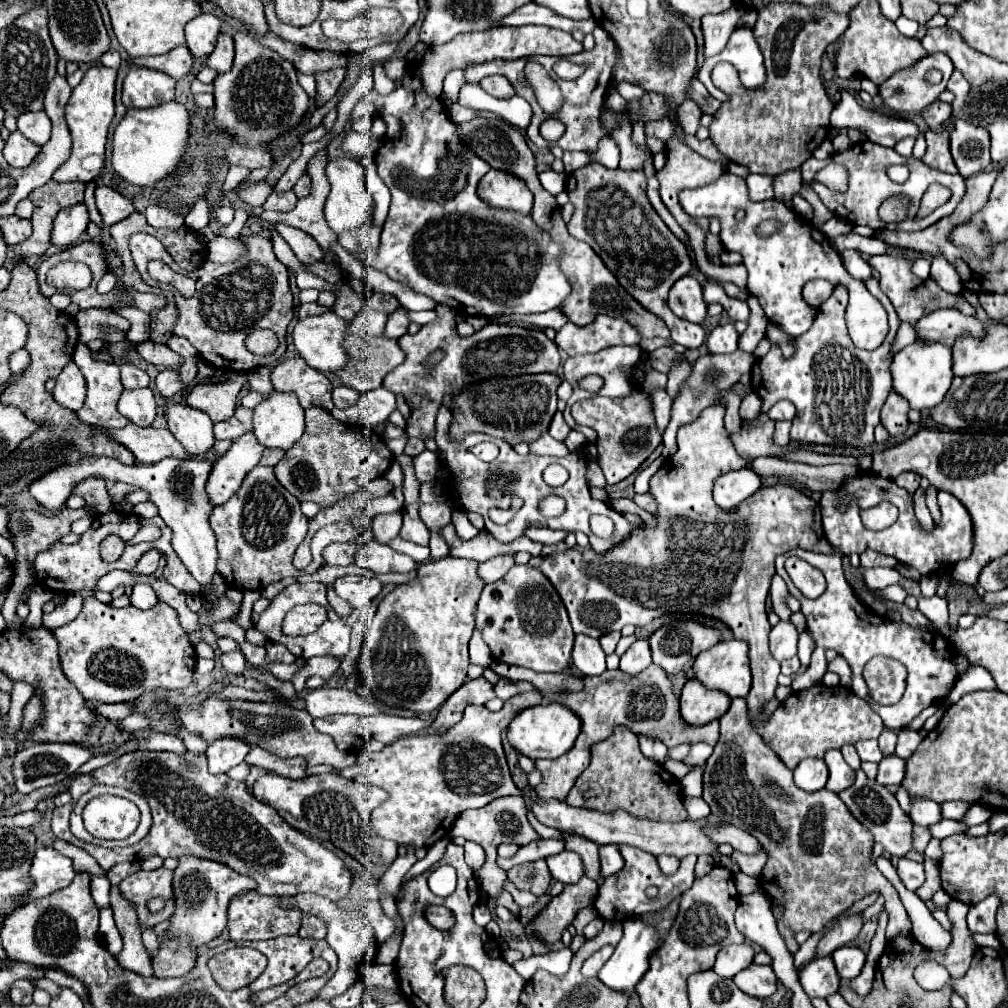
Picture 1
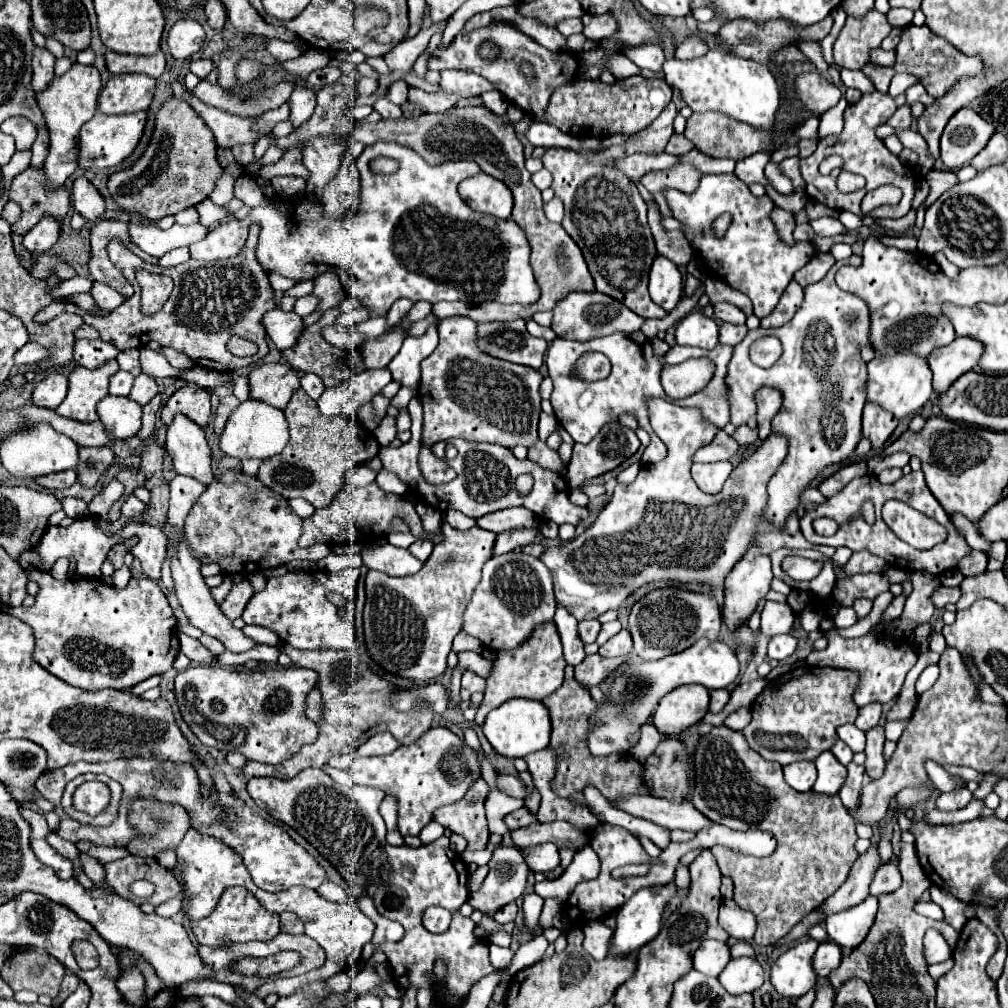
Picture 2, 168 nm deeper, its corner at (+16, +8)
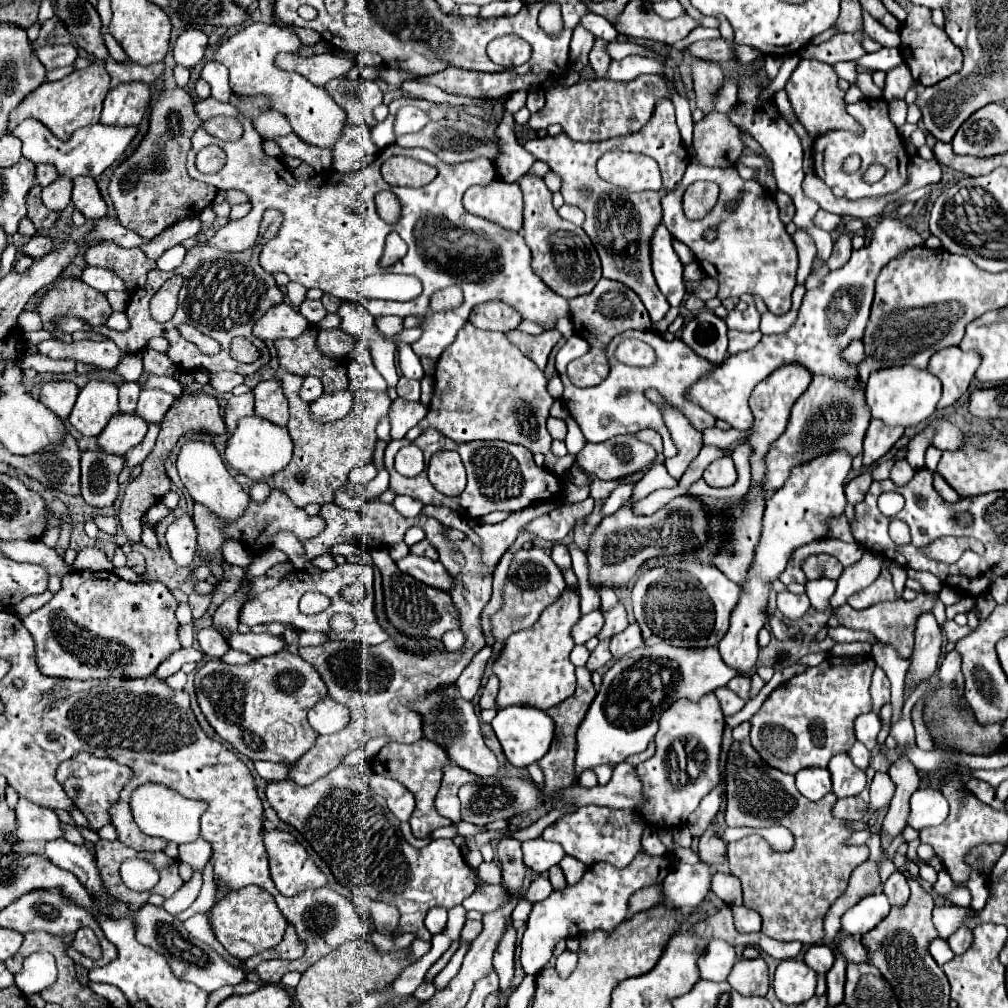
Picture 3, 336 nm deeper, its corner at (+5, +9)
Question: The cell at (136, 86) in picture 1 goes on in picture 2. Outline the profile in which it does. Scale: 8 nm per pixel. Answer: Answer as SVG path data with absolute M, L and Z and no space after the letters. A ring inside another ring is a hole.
M142 73L112 75L100 93L98 109L102 113L134 113L148 109L154 97L156 79Z

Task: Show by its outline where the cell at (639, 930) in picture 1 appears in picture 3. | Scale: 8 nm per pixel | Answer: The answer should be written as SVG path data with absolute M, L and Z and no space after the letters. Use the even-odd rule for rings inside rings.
M701 860L697 864L677 864L663 882L663 904L679 910L697 908L711 888L711 878L711 866Z

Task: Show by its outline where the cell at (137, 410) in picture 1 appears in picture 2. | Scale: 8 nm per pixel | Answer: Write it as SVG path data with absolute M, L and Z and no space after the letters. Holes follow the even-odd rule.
M106 395L98 403L98 415L116 439L128 439L142 427L142 407L130 397Z

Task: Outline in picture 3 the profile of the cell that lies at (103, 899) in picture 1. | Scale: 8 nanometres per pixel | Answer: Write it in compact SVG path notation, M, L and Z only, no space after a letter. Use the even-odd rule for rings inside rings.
M19 796L17 802L17 830L9 835L11 840L20 841L13 849L24 854L38 854L45 857L45 844L61 838L61 820L45 806L39 806Z

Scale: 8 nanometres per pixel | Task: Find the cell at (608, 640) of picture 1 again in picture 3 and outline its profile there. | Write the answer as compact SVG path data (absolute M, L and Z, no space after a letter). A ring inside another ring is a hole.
M591 612L587 616L581 616L579 622L571 628L571 638L575 644L585 644L589 638L593 638L603 626L603 616L601 612Z

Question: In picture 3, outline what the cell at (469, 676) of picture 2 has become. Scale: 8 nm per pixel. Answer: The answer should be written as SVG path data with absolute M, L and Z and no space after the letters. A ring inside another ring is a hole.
M491 676L489 682L485 684L483 692L481 692L481 702L479 702L479 706L481 706L481 708L497 708L497 704L495 704L497 692L499 692L499 680L497 680L495 676Z

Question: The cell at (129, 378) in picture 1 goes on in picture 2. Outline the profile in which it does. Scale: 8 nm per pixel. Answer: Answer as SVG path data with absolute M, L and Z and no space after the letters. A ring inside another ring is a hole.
M116 371L110 377L110 395L128 395L132 389L134 377L126 371Z

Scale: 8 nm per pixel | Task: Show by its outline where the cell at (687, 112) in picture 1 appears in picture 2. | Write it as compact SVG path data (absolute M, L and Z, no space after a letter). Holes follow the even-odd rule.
M670 101L666 109L634 139L629 139L618 147L596 153L590 161L582 159L572 149L548 149L542 157L544 167L552 173L552 189L564 201L562 227L582 249L588 269L594 277L596 291L610 295L624 303L628 309L640 317L662 319L668 313L658 307L648 295L648 273L658 257L656 243L646 219L646 203L634 183L624 173L618 173L608 165L612 159L622 159L634 153L661 153L670 139L672 121L678 115L676 105Z

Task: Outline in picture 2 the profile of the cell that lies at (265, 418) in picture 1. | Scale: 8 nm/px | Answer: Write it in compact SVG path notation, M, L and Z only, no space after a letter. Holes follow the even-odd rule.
M248 399L238 405L238 409L230 415L222 435L220 435L220 447L226 455L230 457L258 457L258 459L268 459L282 451L288 443L288 421L284 417L282 409L276 409L264 401Z

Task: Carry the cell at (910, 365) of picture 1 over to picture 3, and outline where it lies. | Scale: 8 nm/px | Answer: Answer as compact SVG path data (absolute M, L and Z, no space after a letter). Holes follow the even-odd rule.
M895 366L877 370L869 376L865 386L865 400L871 408L871 416L881 420L885 426L917 426L931 418L941 398L939 380L929 370L915 370L915 366Z

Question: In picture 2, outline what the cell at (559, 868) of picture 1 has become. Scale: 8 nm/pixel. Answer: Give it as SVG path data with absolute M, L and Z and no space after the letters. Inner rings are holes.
M544 843L544 845L536 845L536 847L526 849L524 859L534 873L548 873L560 865L558 847L554 843Z

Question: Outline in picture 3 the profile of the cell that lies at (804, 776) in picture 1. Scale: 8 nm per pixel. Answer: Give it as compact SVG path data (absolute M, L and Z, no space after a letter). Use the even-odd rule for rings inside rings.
M807 768L797 776L797 790L809 800L821 800L827 792L831 792L831 778L827 768Z

